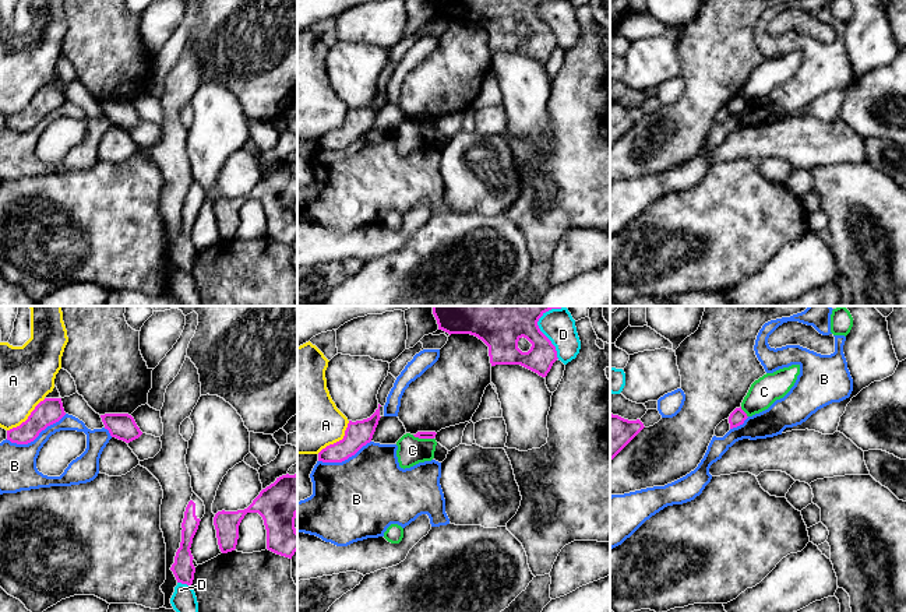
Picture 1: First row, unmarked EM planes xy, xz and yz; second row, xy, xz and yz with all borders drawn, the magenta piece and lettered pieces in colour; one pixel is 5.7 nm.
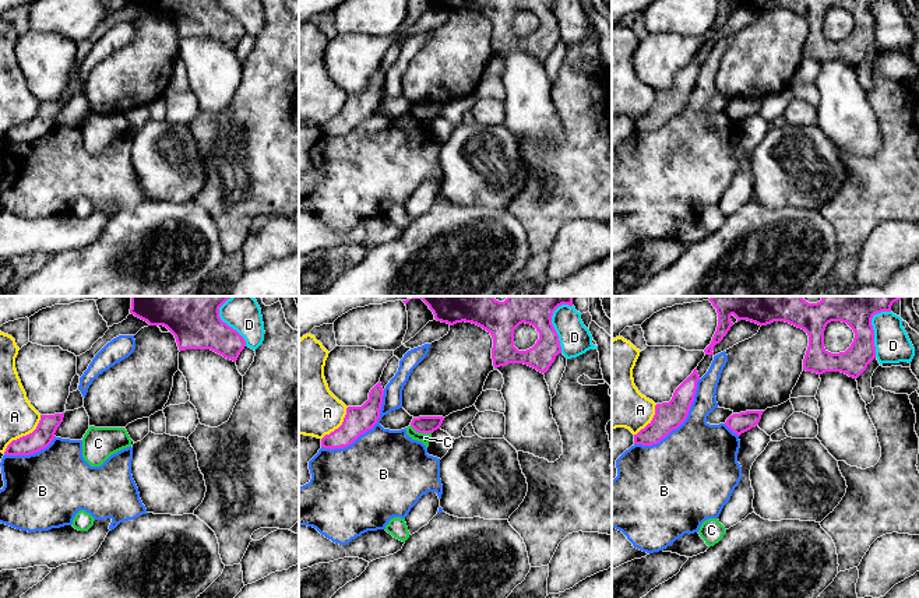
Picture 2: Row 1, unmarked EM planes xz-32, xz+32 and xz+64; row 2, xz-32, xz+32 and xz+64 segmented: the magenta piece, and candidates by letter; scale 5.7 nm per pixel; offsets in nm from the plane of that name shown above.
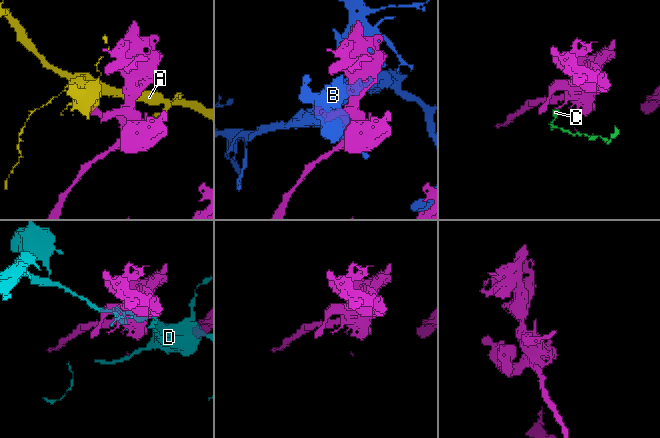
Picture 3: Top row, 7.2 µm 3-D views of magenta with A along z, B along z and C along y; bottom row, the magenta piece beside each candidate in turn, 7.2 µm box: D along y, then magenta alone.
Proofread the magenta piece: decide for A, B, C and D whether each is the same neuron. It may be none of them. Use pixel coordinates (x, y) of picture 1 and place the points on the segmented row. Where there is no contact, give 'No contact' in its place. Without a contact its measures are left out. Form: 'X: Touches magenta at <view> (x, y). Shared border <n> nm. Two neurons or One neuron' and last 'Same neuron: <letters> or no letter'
A: Touches magenta at xz (339, 440). Shared border 260 nm. Two neurons
B: Touches magenta at xy (35, 438). Shared border 380 nm. Two neurons
C: Touches magenta at xz (423, 438). Shared border 130 nm. Two neurons
D: Touches magenta at xz (538, 326). Shared border 300 nm. Two neurons
Same neuron: no letter

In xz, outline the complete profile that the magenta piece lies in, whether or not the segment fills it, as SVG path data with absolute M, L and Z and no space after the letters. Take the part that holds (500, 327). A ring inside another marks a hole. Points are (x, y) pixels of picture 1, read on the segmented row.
M433 306L438 330L451 334L470 334L489 347L491 366L521 365L542 377L546 377L553 363L558 359L556 347L540 331L539 319L551 309L567 306ZM526 338L532 347L528 352L518 348L518 341Z

